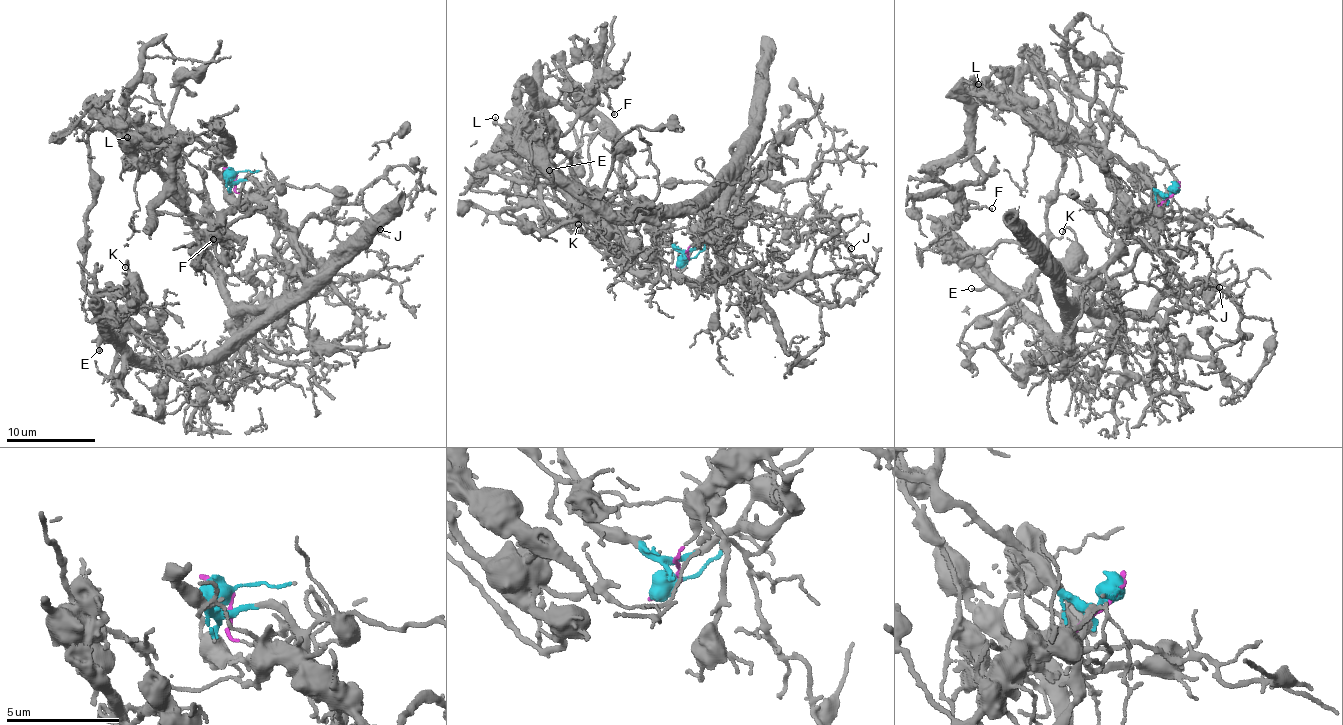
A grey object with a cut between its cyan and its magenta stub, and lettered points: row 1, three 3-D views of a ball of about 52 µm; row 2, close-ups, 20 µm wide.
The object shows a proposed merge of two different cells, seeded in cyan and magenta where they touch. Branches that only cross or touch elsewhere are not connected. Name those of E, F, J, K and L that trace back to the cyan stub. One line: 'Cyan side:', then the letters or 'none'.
Cyan side: E

